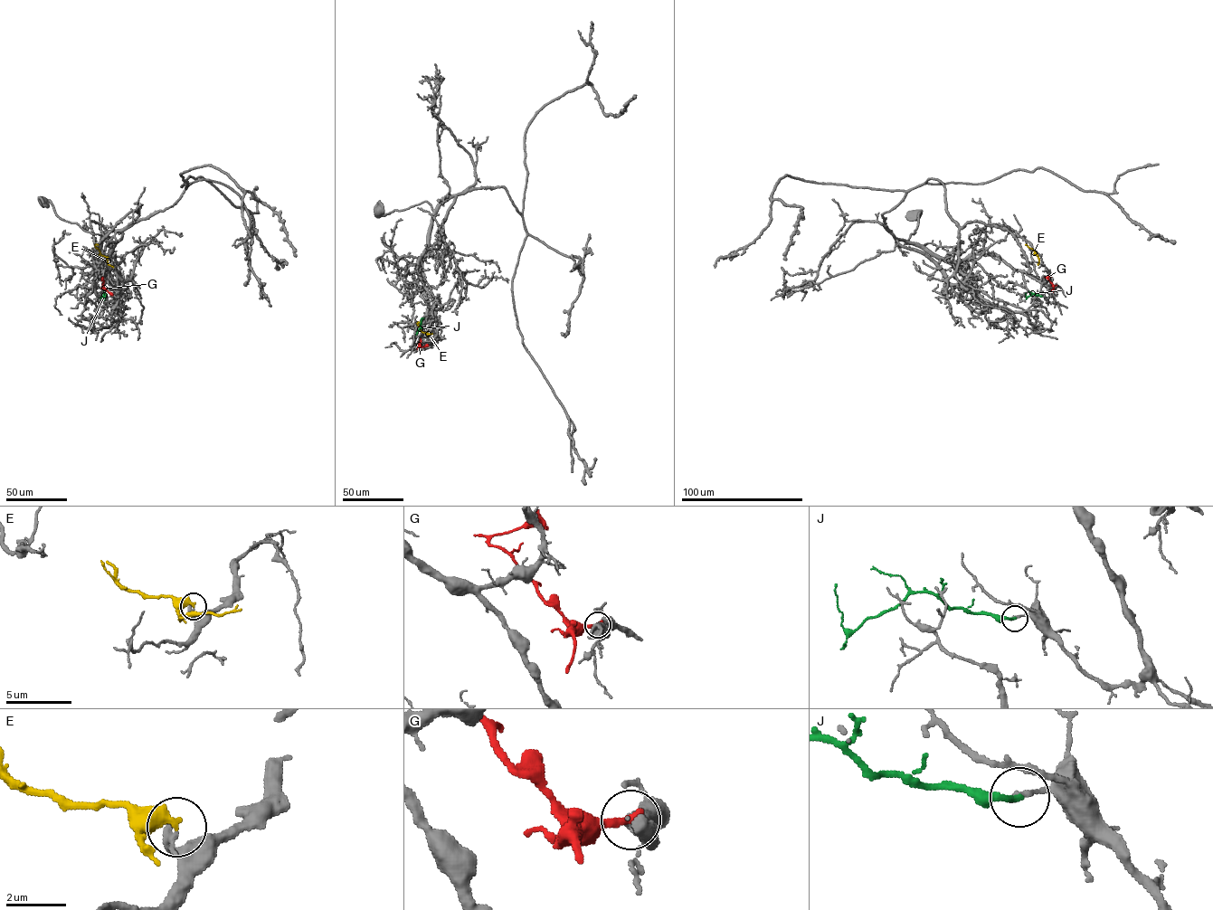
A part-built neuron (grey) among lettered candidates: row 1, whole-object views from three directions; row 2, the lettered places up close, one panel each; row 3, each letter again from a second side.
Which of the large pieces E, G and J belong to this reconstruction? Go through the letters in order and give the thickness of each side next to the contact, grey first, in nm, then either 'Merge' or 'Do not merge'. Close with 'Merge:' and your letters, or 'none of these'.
E: Thickness 280 nm (grey) against 420 nm. Merge
G: Thickness 460 nm (grey) against 280 nm. Do not merge
J: Thickness 180 nm (grey) against 170 nm. Do not merge
Merge: E

